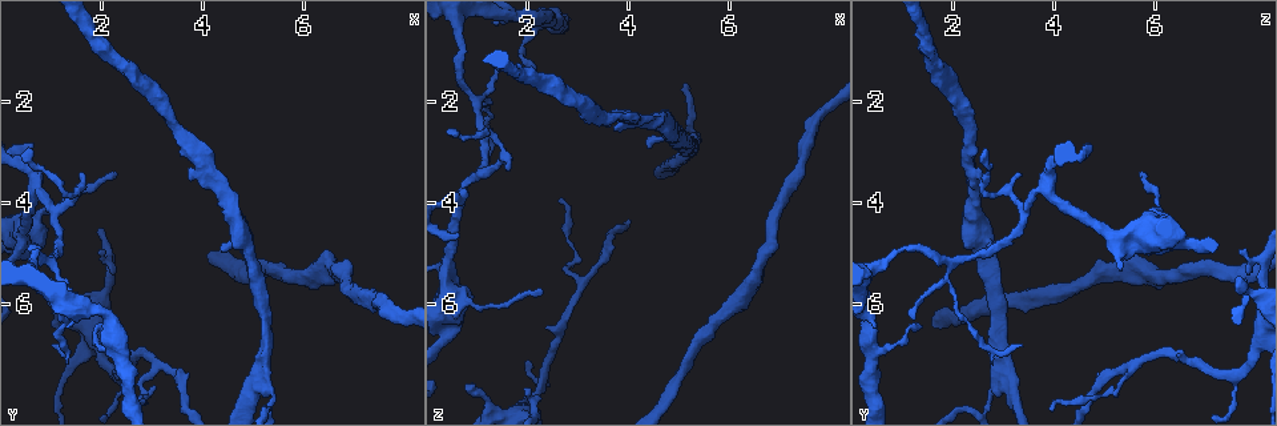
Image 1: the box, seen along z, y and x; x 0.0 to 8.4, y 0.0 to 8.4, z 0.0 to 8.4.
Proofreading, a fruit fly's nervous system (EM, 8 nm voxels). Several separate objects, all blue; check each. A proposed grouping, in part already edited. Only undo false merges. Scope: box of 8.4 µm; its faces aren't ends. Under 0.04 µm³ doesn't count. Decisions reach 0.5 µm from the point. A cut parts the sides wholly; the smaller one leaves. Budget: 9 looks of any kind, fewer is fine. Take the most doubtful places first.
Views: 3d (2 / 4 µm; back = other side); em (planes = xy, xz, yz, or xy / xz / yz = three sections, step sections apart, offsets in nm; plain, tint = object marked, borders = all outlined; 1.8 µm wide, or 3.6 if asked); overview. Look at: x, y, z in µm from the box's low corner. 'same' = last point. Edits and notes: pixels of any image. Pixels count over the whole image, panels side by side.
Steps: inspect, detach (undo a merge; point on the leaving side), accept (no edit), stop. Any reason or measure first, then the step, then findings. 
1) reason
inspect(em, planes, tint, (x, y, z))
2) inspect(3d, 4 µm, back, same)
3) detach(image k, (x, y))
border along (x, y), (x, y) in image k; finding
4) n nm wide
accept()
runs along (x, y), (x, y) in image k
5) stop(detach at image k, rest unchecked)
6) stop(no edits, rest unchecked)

calibre changes
inspect(3d, 4 µm, (5.20, 7.25, 2.95))

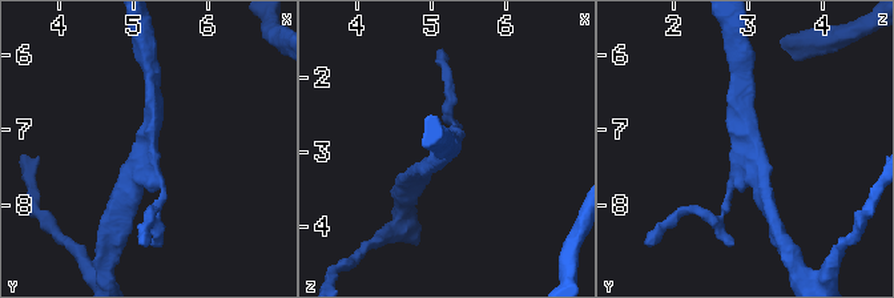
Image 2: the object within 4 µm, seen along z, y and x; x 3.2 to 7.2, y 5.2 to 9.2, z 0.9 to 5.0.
3 arms; need the tissue
inspect(em, xz, step 8, tint, (5.20, 7.25, 3.00))

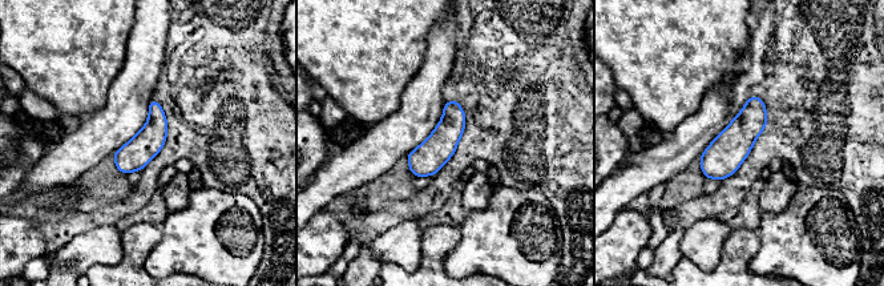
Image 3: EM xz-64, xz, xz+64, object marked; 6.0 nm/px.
accept()
continuous, no second neuron

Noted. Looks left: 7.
a narrow waist
inspect(3d, 4 µm, back, (0.70, 4.85, 1.00))

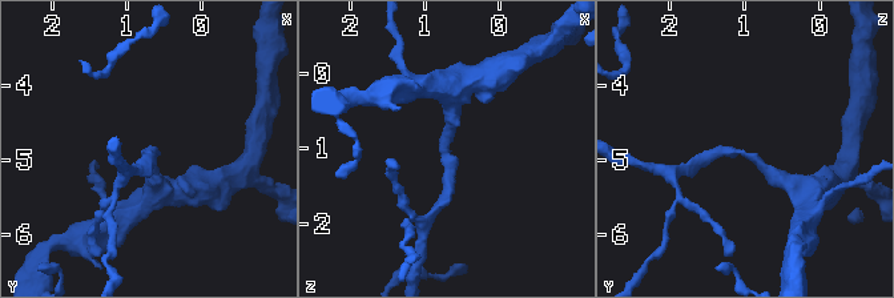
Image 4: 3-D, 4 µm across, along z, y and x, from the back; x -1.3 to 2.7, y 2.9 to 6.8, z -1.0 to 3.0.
arms of 170, 200 nm; now the EM
inspect(em, planes, tint, (0.70, 4.85, 1.00))

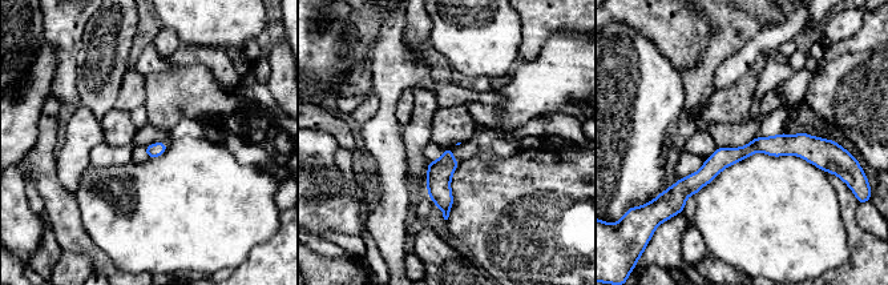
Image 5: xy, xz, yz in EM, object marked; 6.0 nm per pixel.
accept()
runs along (824, 143), (754, 145), (679, 184) in image 5; one neuron here

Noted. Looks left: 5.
thick turns thin
inspect(em, planes, tint, (0.55, 4.85, 5.70))

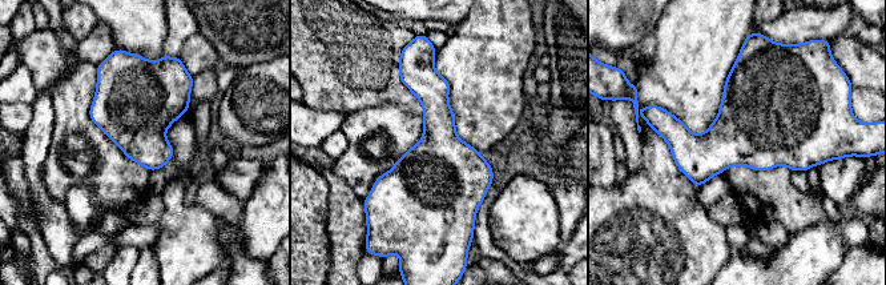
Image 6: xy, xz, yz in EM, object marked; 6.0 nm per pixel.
accept()
one neuron here

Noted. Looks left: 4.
calibre changes
inspect(3d, 4 µm, (1.95, 7.00, 7.95))

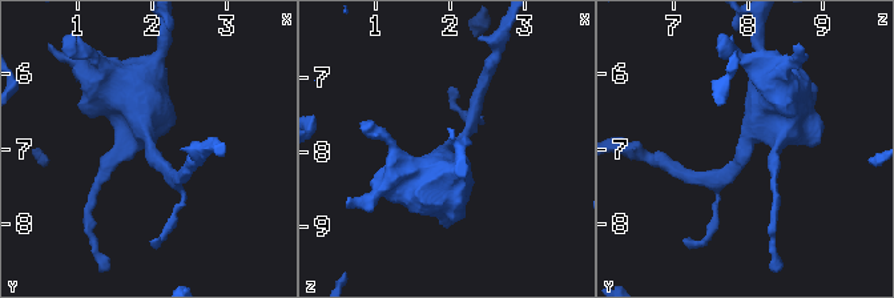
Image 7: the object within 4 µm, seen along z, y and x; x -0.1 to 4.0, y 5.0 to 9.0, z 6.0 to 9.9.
inspect(em, yz, step 8, tint, (2.00, 6.95, 7.95))

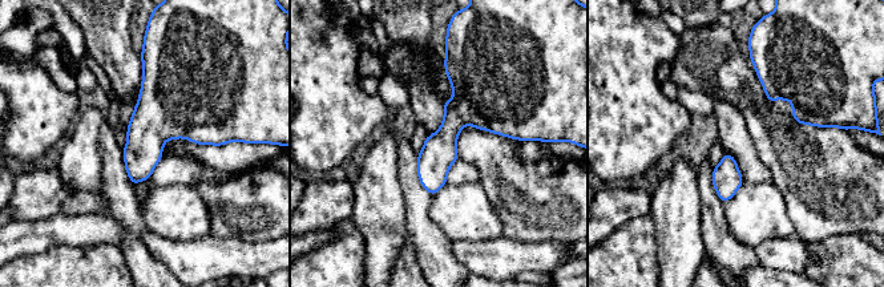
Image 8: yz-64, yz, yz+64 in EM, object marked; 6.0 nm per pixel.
inspect(em, planes, tint, same)

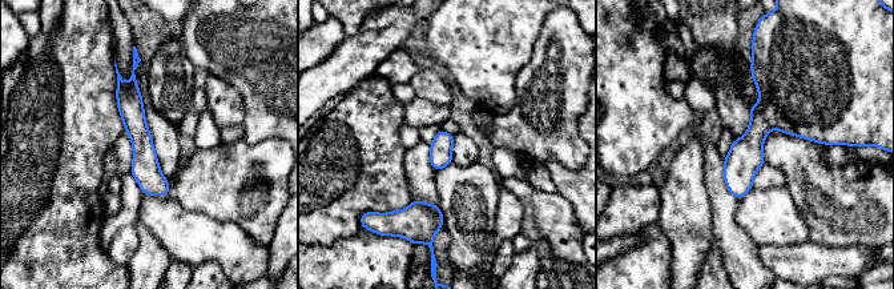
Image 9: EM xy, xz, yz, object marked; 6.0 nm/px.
140 nm wide
accept()
runs along (760, 69), (766, 115), (739, 195) in image 9; continuous, no second neuron

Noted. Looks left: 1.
stop(no edits, rest unchecked)

